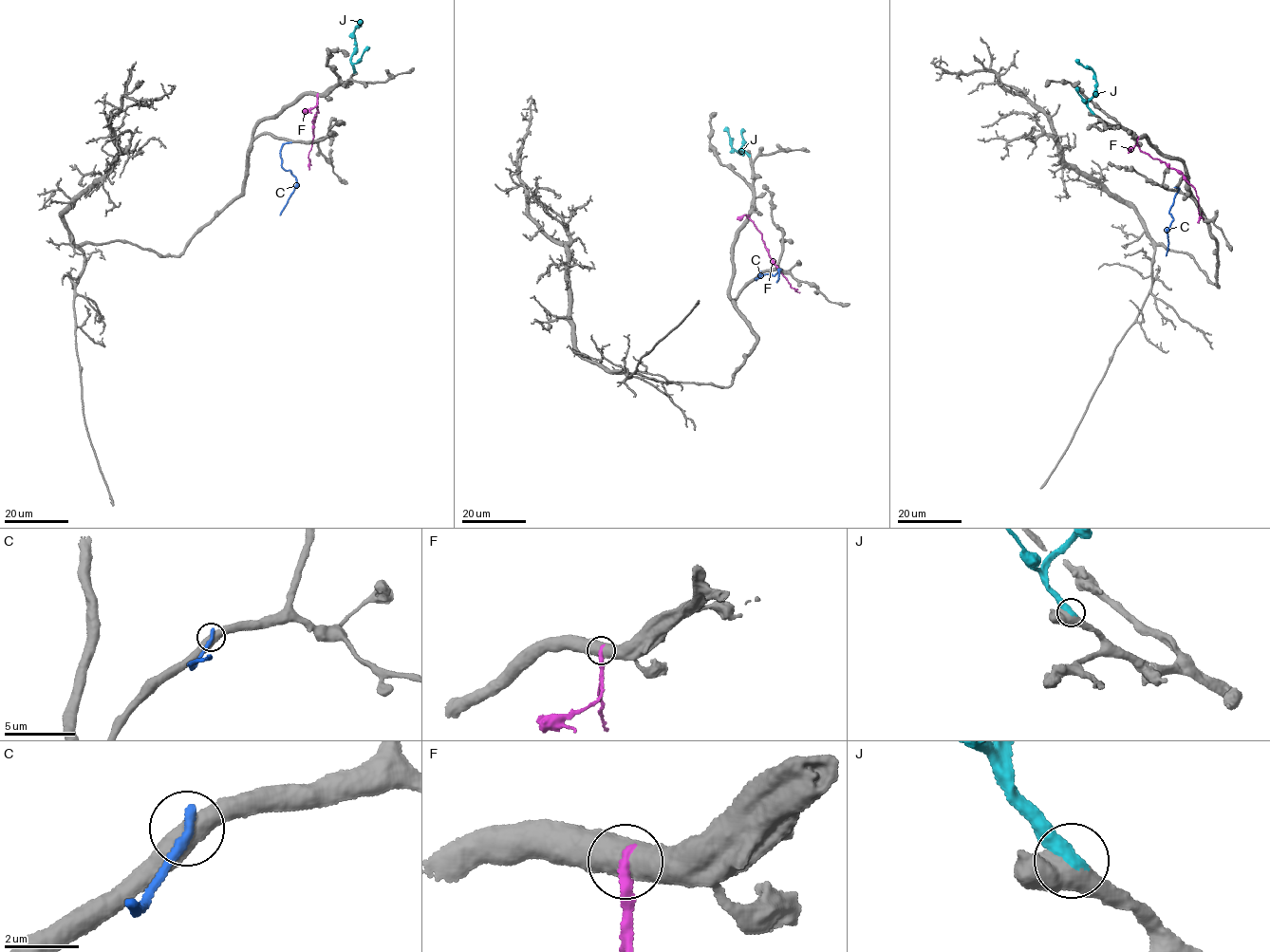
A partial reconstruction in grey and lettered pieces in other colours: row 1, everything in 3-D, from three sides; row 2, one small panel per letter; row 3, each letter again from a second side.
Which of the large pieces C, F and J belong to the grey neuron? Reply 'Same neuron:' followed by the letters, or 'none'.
Same neuron: J

